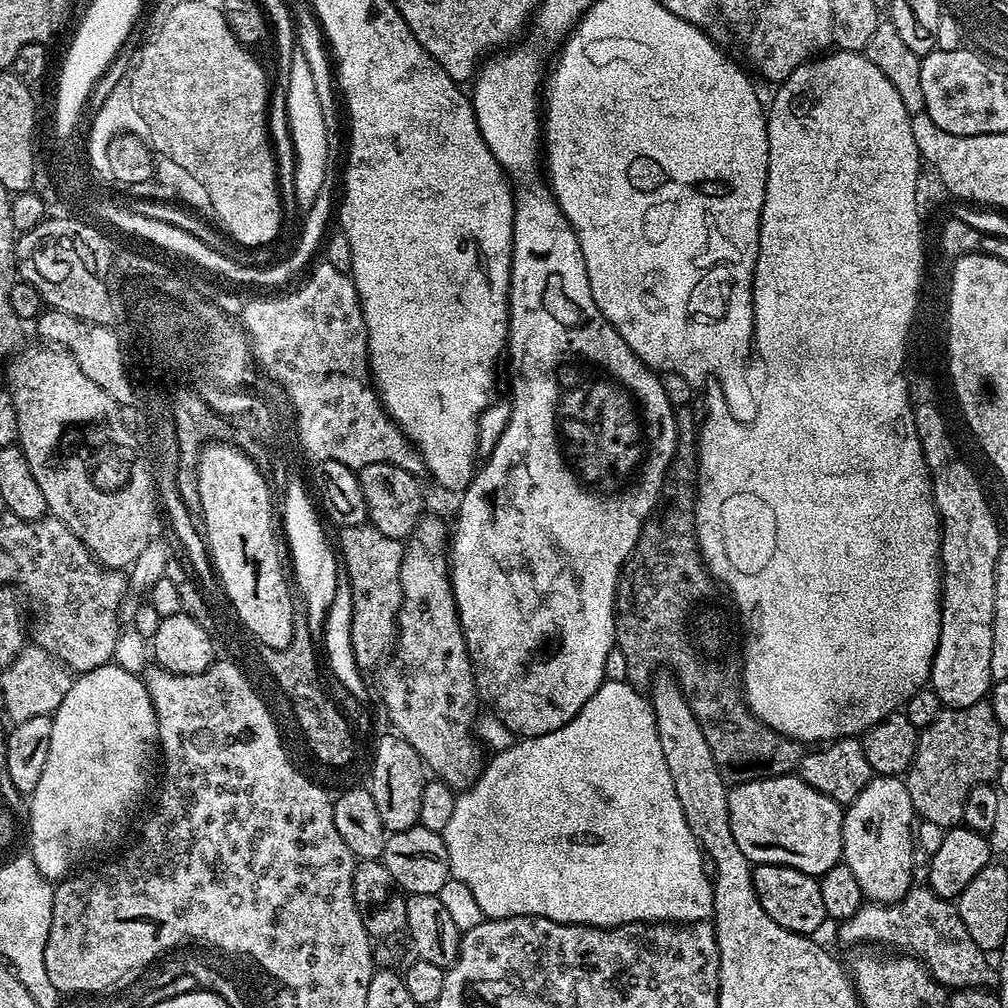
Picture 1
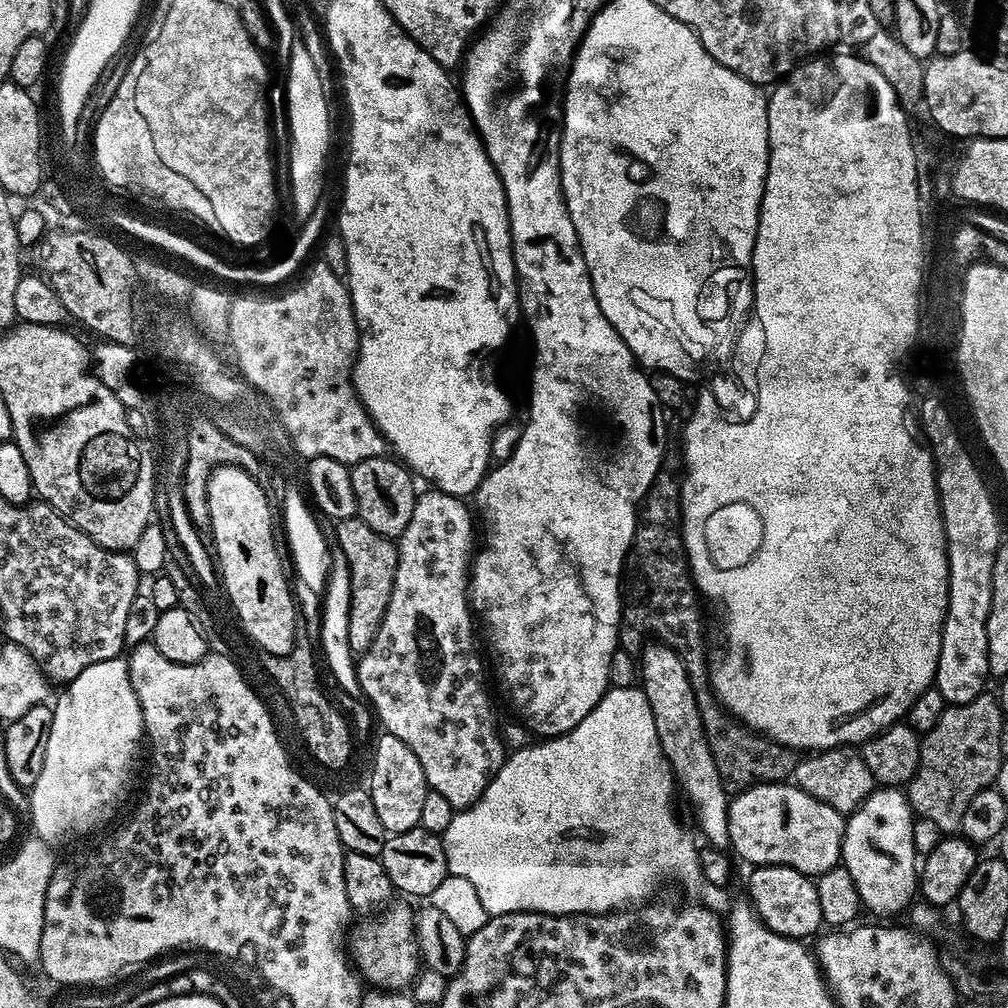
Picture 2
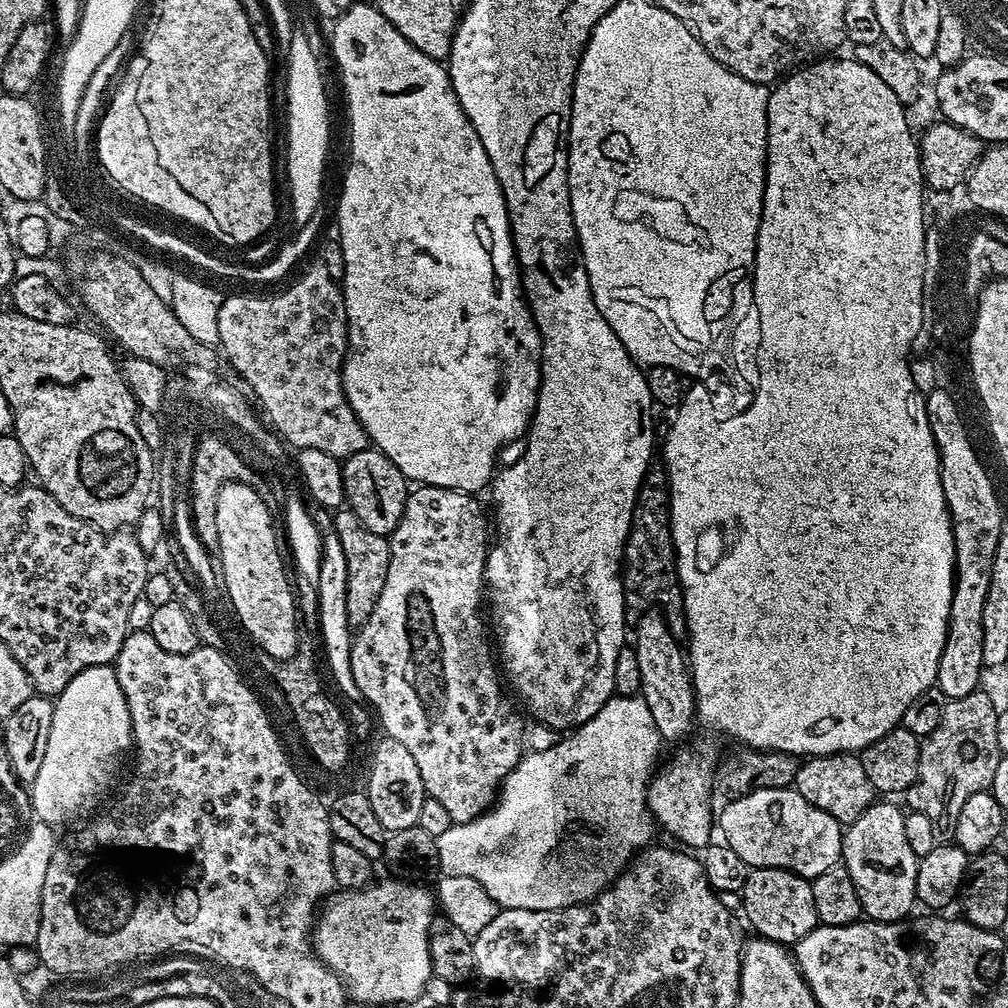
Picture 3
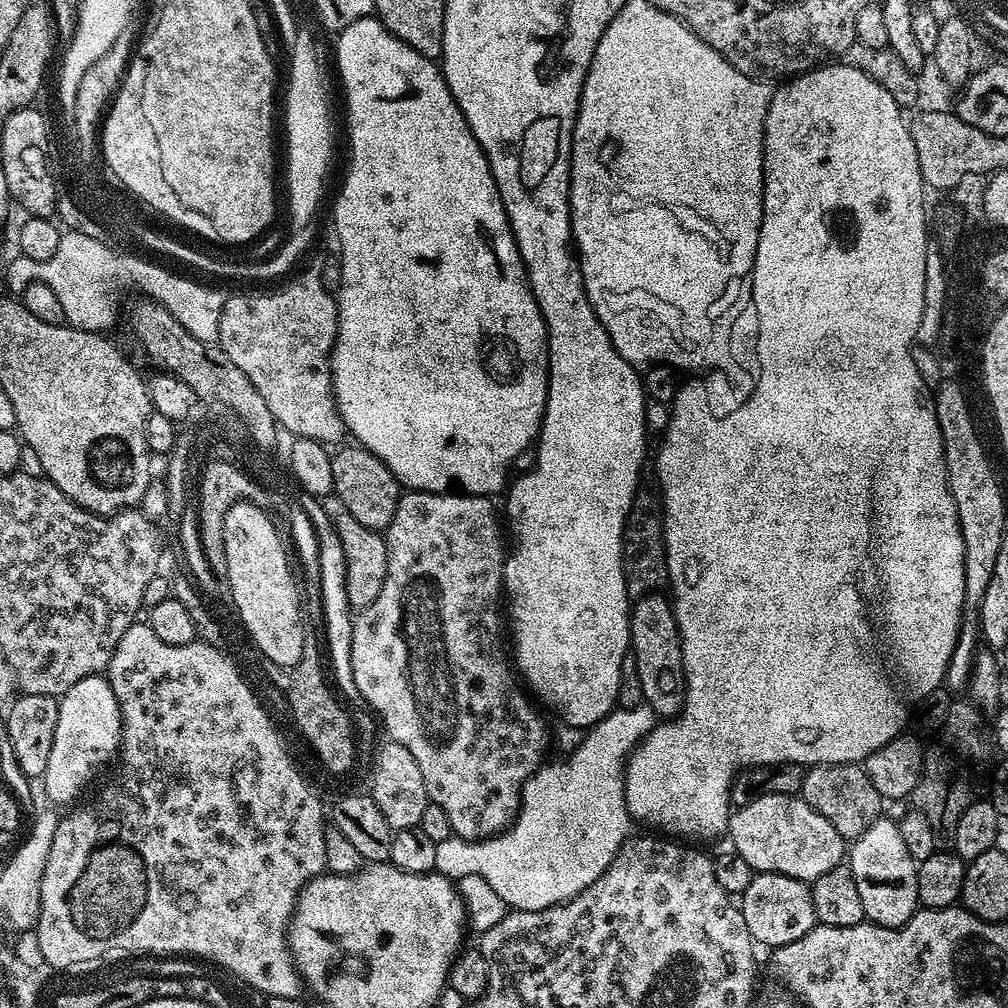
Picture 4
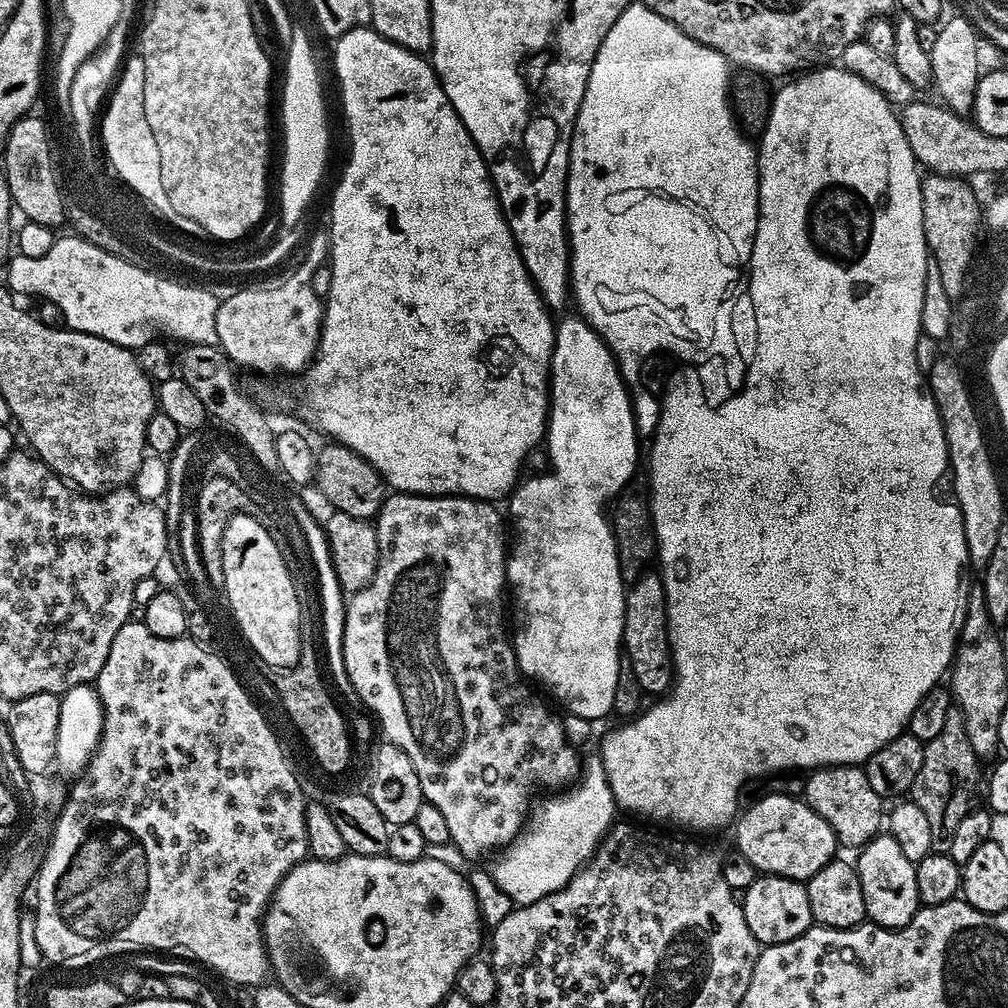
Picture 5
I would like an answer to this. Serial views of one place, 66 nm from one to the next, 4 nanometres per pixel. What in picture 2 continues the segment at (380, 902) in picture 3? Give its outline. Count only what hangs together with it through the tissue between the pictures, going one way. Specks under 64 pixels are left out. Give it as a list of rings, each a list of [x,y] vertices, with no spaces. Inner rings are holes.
[[[389,903],[383,911],[372,916],[373,920],[362,921],[350,932],[350,959],[361,977],[376,990],[407,989],[422,968],[413,909],[394,903]]]

